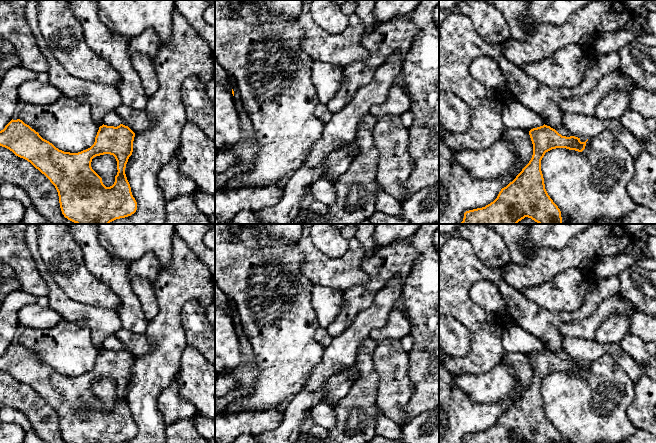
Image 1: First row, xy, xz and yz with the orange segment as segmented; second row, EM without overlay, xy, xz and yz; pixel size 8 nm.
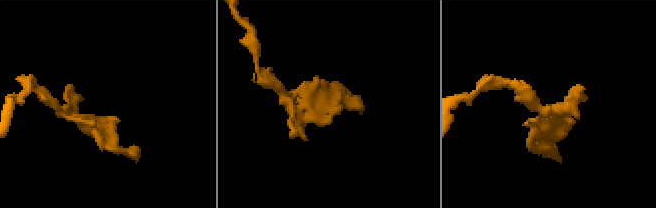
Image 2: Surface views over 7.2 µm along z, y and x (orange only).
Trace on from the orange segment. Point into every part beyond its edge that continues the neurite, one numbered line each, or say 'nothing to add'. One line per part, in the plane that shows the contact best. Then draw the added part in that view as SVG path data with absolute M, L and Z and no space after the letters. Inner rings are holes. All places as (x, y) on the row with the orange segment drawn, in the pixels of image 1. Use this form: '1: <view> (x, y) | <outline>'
nothing to add

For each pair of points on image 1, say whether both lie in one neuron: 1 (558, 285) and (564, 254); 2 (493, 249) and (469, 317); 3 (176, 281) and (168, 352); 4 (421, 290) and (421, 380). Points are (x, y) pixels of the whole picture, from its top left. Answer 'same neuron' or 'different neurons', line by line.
1: different neurons
2: different neurons
3: same neuron
4: same neuron

